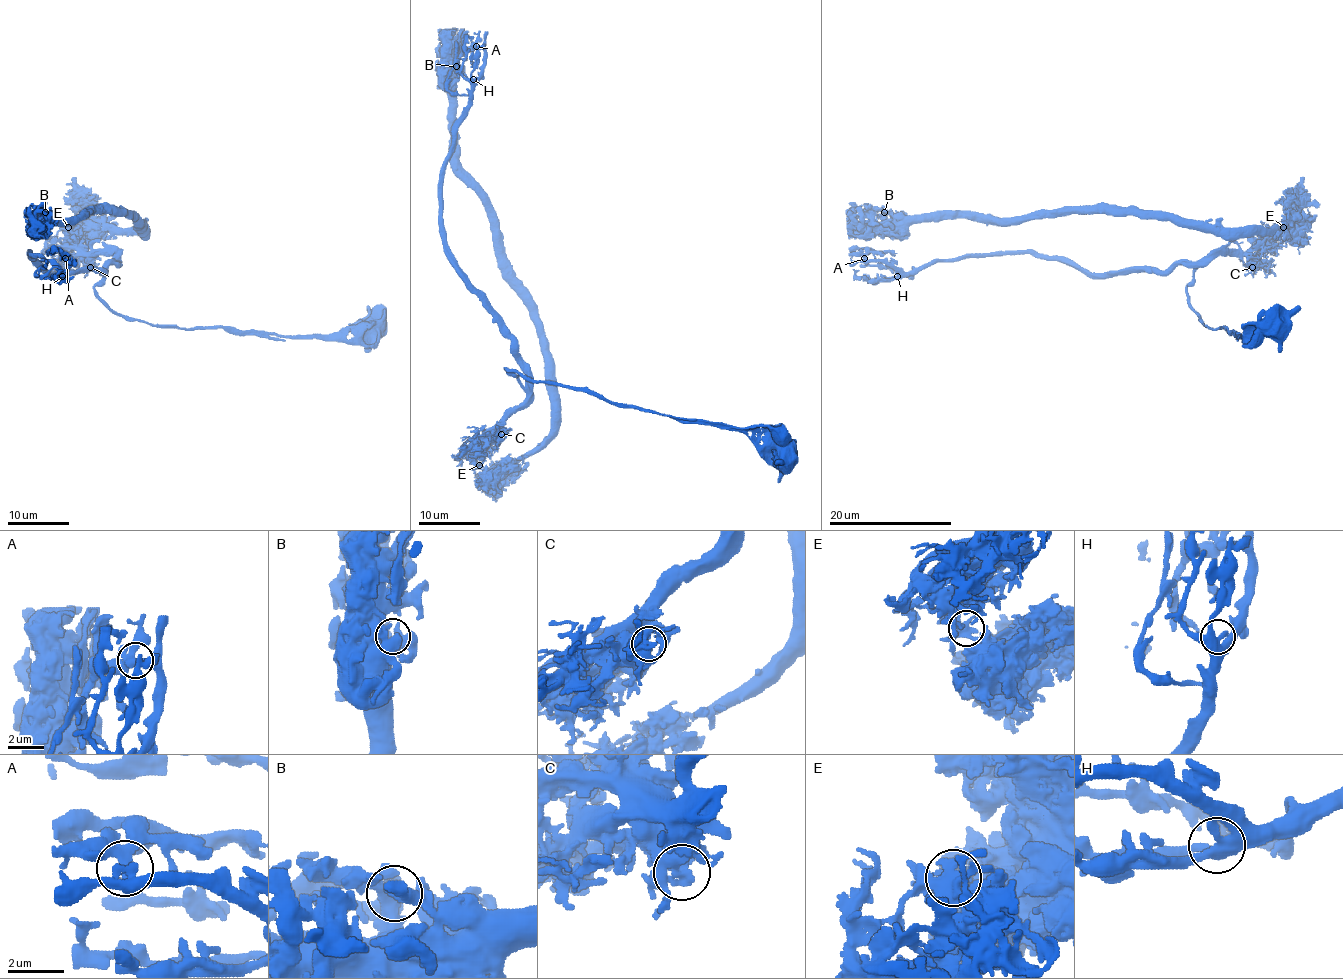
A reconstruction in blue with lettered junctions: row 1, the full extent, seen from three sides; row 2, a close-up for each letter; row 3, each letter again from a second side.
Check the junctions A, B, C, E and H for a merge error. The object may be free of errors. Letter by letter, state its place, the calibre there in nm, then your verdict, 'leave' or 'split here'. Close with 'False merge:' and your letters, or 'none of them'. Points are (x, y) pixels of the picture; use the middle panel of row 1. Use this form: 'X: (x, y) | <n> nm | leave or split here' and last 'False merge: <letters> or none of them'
A: (476, 46) | 380 nm | leave
B: (456, 66) | 320 nm | leave
C: (501, 434) | 320 nm | leave
E: (479, 465) | 320 nm | split here
H: (473, 79) | 440 nm | leave
False merge: E

